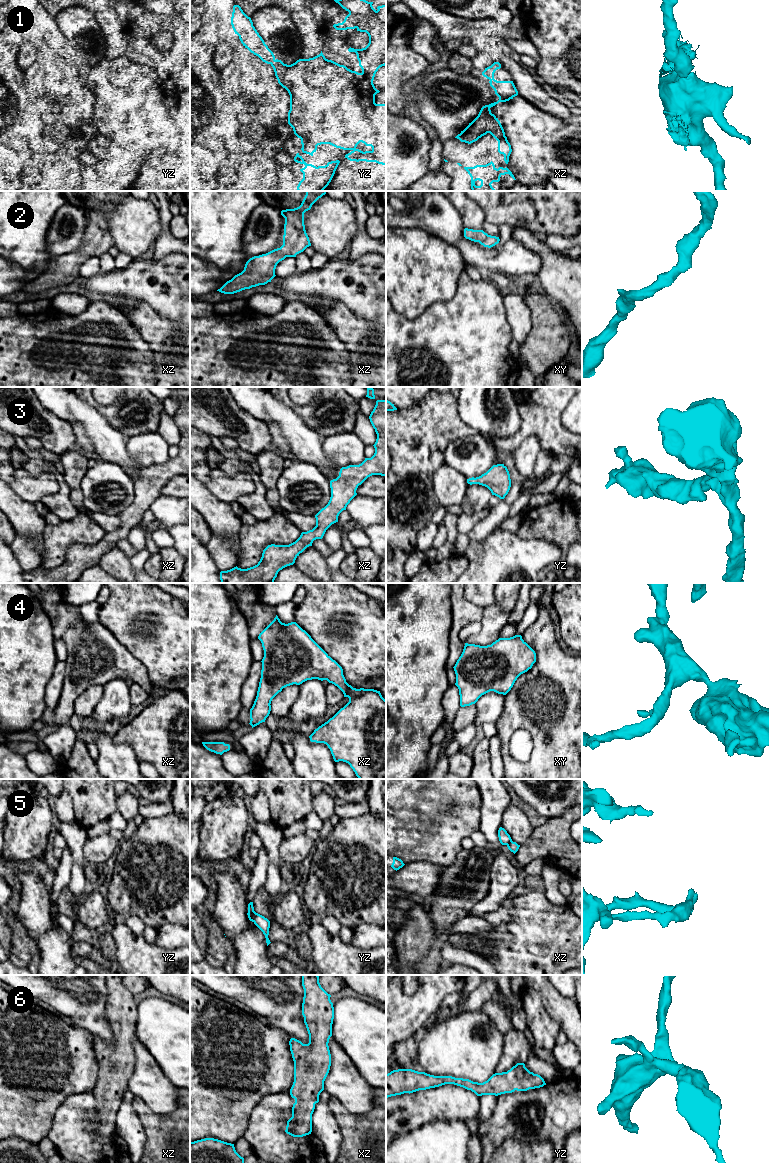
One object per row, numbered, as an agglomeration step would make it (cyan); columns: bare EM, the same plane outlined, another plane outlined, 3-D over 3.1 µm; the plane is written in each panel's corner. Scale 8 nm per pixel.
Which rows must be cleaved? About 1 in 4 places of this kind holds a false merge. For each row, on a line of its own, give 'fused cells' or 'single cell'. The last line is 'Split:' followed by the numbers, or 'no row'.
1: single cell
2: single cell
3: single cell
4: single cell
5: fused cells
6: single cell
Split: 5

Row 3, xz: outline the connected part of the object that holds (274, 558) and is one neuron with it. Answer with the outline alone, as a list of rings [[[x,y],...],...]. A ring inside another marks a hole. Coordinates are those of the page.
[[[377,400],[369,416],[377,439],[375,453],[359,465],[342,467],[339,476],[330,481],[331,497],[316,515],[316,526],[289,545],[268,545],[257,565],[241,569],[237,566],[220,572],[221,583],[274,583],[280,570],[293,565],[296,558],[316,539],[322,539],[326,530],[338,522],[338,516],[357,495],[356,490],[372,475],[386,476],[386,400]]]

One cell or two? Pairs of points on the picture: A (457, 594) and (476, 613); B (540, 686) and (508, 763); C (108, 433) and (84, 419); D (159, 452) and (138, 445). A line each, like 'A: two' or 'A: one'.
A: one
B: one
C: one
D: one

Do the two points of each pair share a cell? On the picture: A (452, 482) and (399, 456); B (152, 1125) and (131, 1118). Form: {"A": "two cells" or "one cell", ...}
{"A": "two cells", "B": "two cells"}

